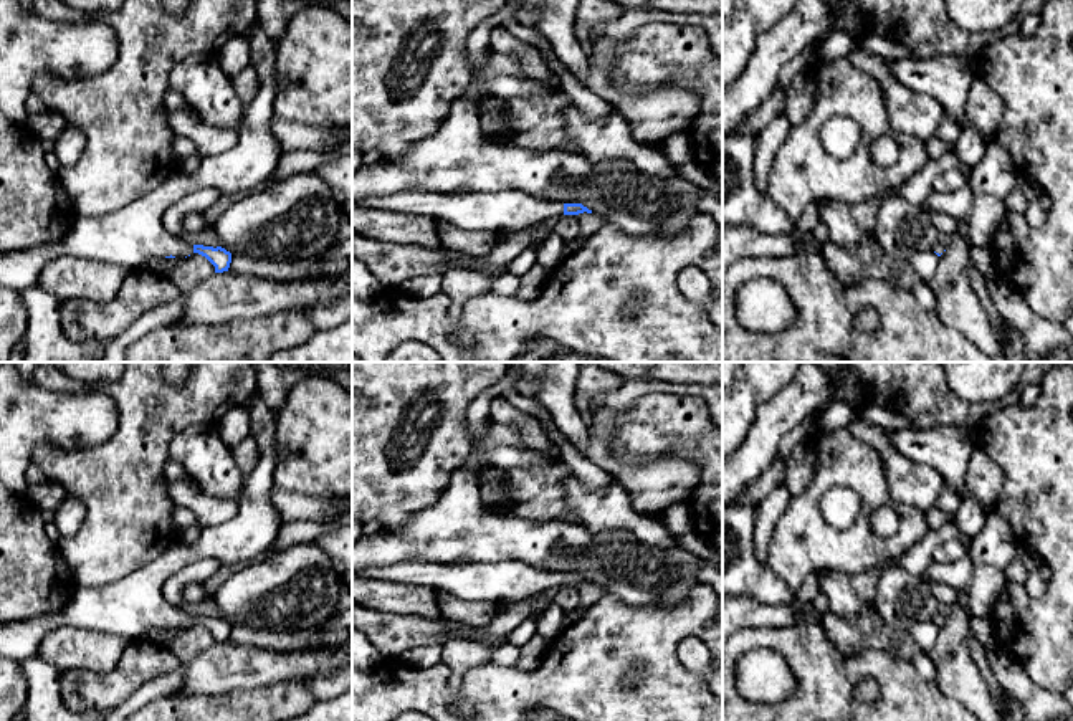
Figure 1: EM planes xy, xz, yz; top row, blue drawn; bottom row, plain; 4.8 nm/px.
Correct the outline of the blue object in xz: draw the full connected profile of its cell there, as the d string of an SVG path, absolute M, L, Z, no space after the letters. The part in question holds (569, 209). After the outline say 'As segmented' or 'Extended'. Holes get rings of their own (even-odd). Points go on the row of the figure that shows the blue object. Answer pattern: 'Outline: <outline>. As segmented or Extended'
Outline: M407 189L400 193L352 200L352 203L362 208L423 215L468 232L493 232L501 236L546 218L592 213L582 203L539 200L519 190L433 193Z. Extended

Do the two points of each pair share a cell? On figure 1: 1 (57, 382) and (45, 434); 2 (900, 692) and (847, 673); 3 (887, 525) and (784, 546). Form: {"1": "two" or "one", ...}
{"1": "two", "2": "one", "3": "two"}

